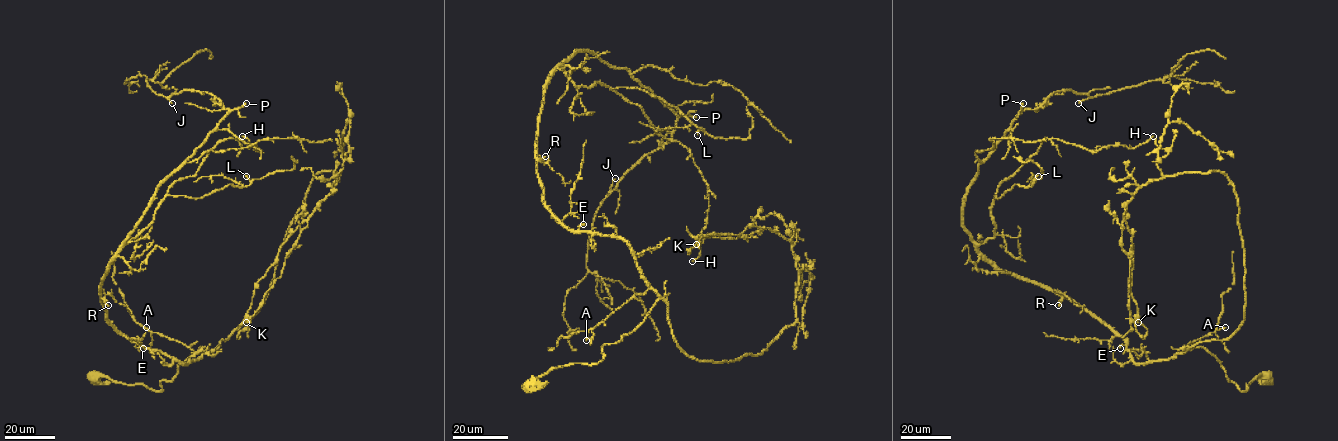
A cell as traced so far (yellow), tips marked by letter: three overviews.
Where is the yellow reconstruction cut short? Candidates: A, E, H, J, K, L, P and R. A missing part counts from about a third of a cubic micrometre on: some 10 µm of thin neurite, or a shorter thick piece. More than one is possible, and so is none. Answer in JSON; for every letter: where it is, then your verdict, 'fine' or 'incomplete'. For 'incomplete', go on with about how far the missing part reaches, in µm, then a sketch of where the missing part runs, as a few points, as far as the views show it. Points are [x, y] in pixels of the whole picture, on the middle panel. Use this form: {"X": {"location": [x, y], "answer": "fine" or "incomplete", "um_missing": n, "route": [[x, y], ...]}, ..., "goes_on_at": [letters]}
{"A": {"location": [586, 340], "answer": "fine"}, "E": {"location": [583, 224], "answer": "fine"}, "H": {"location": [692, 261], "answer": "fine"}, "J": {"location": [615, 178], "answer": "fine"}, "K": {"location": [696, 244], "answer": "fine"}, "L": {"location": [697, 135], "answer": "fine"}, "P": {"location": [696, 117], "answer": "incomplete", "um_missing": 35, "route": [[696, 117], [735, 118], [752, 125], [767, 119]]}, "R": {"location": [545, 156], "answer": "fine"}, "goes_on_at": ["P"]}

